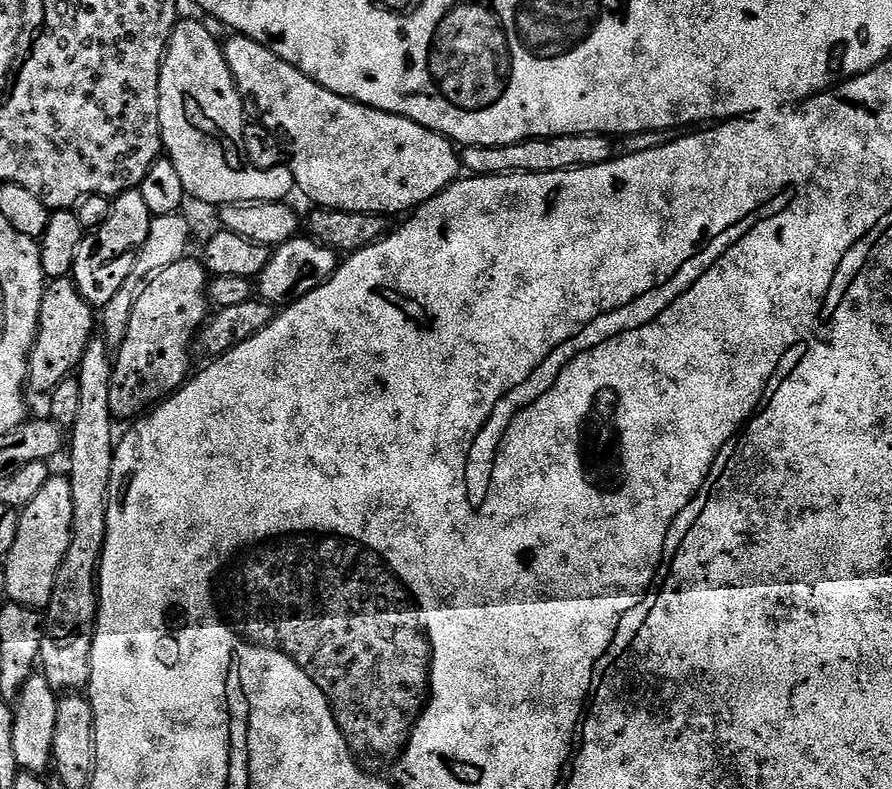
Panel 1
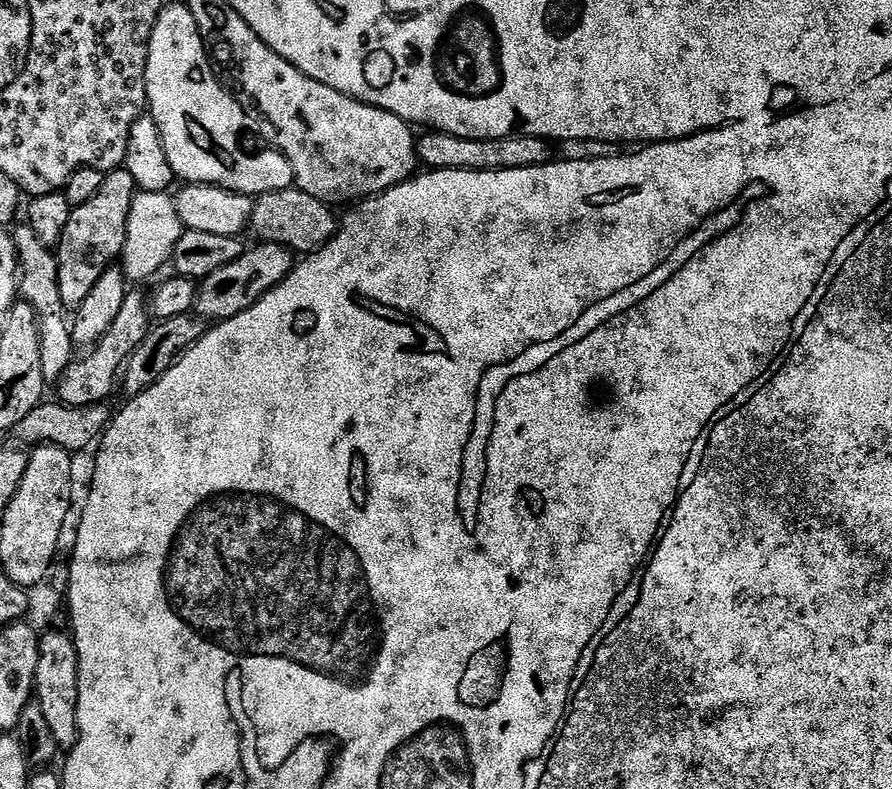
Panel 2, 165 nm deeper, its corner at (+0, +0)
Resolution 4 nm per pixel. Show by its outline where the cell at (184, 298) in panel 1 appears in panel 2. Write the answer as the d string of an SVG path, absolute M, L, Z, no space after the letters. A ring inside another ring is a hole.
M129 291L126 302L122 302L122 310L118 318L114 318L114 324L110 330L87 354L81 358L73 359L72 364L64 371L60 383L55 385L59 403L71 408L85 408L91 404L105 403L115 388L124 371L124 365L128 363L130 354L144 340L150 329L150 313L146 307L145 293Z

